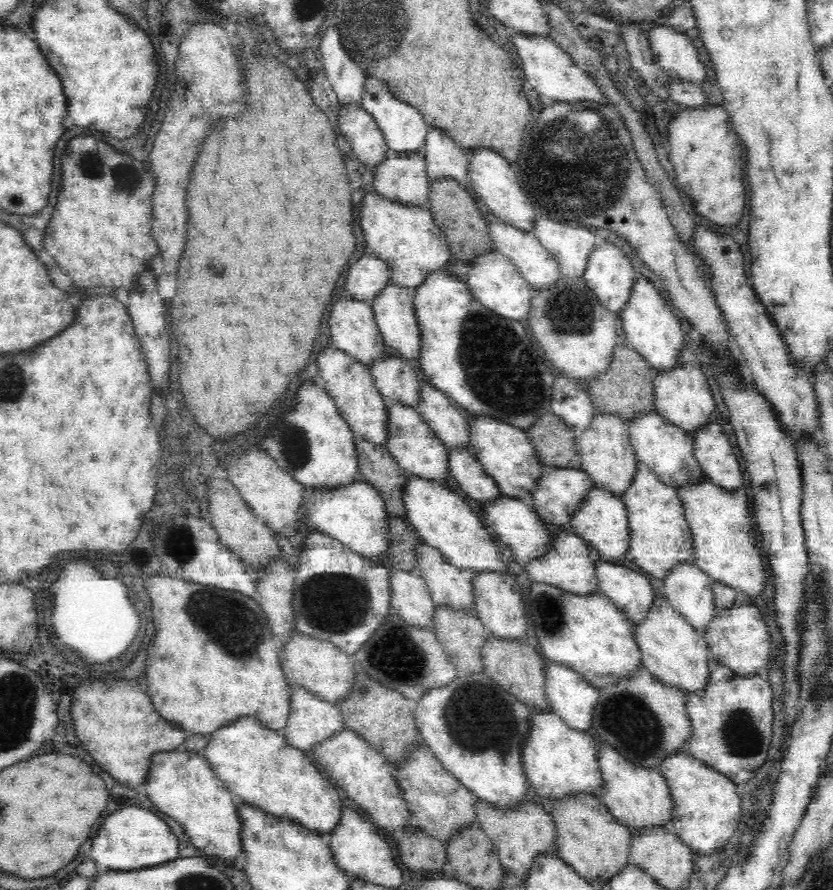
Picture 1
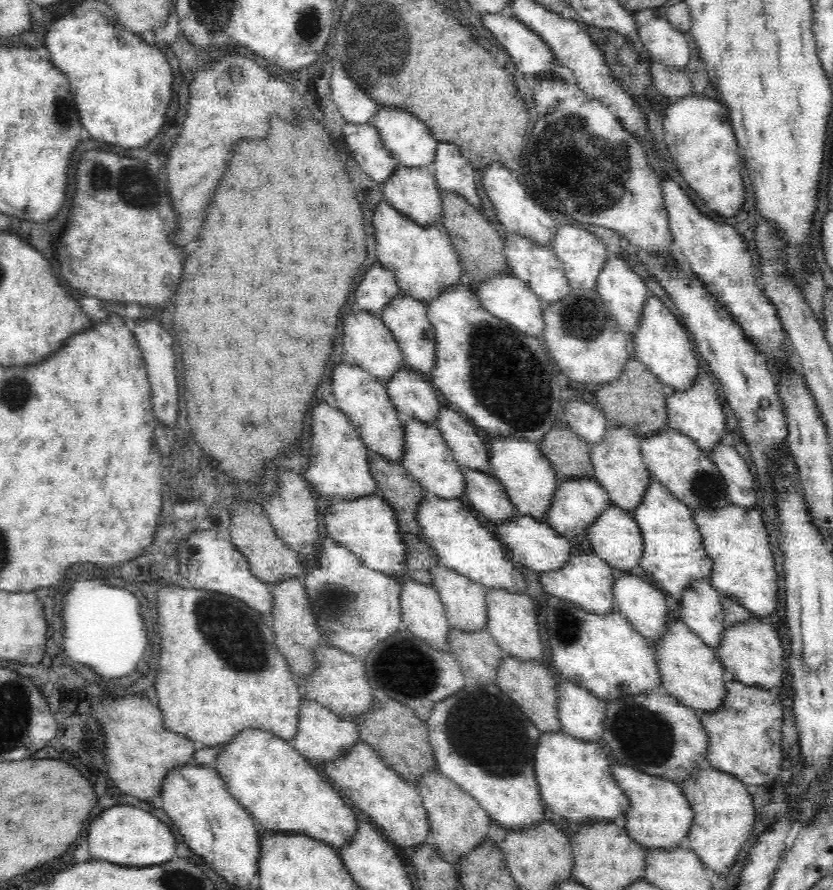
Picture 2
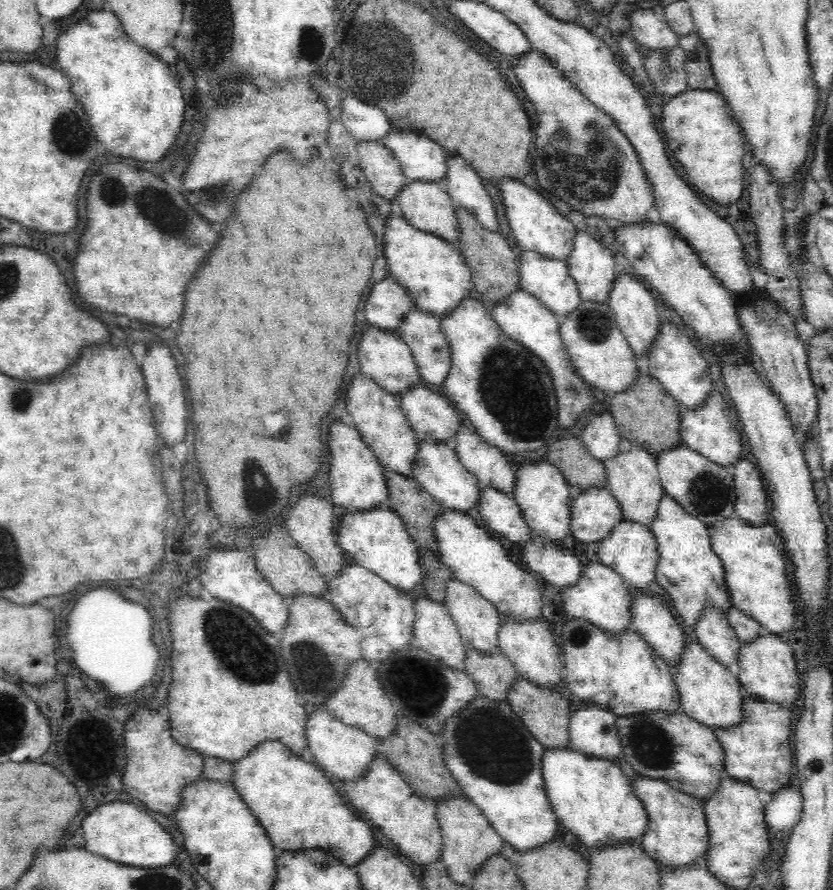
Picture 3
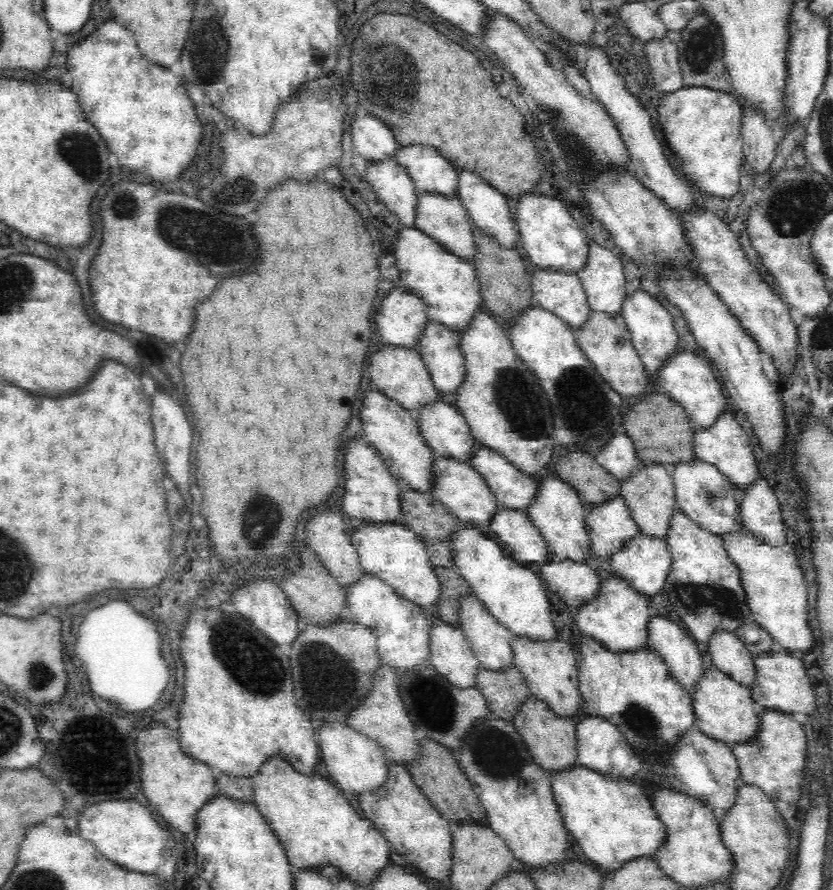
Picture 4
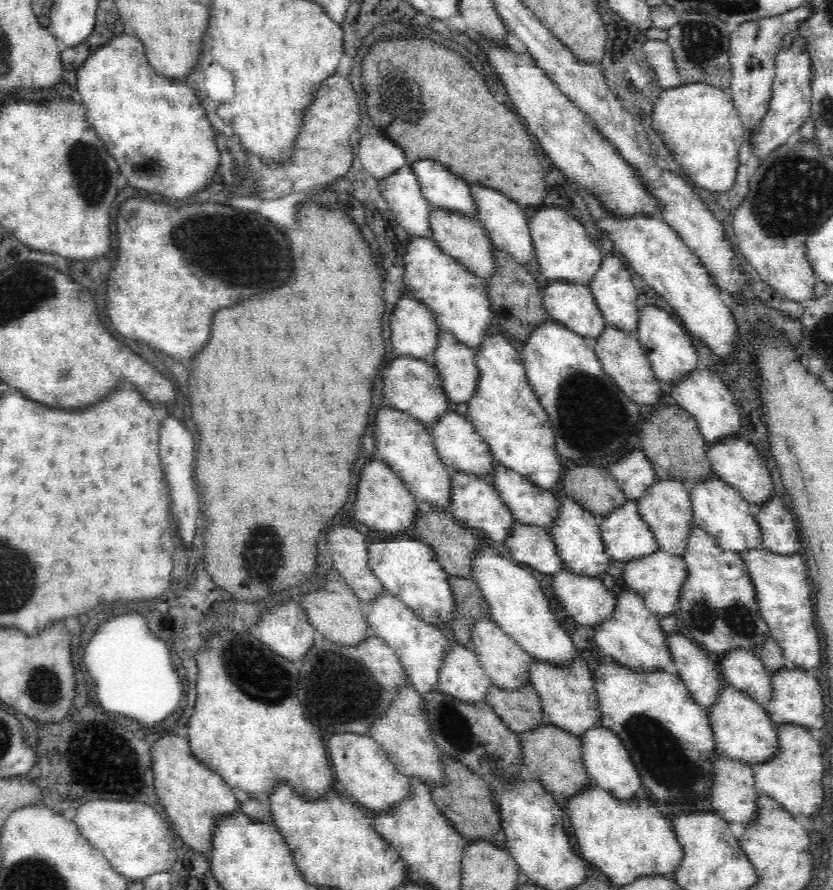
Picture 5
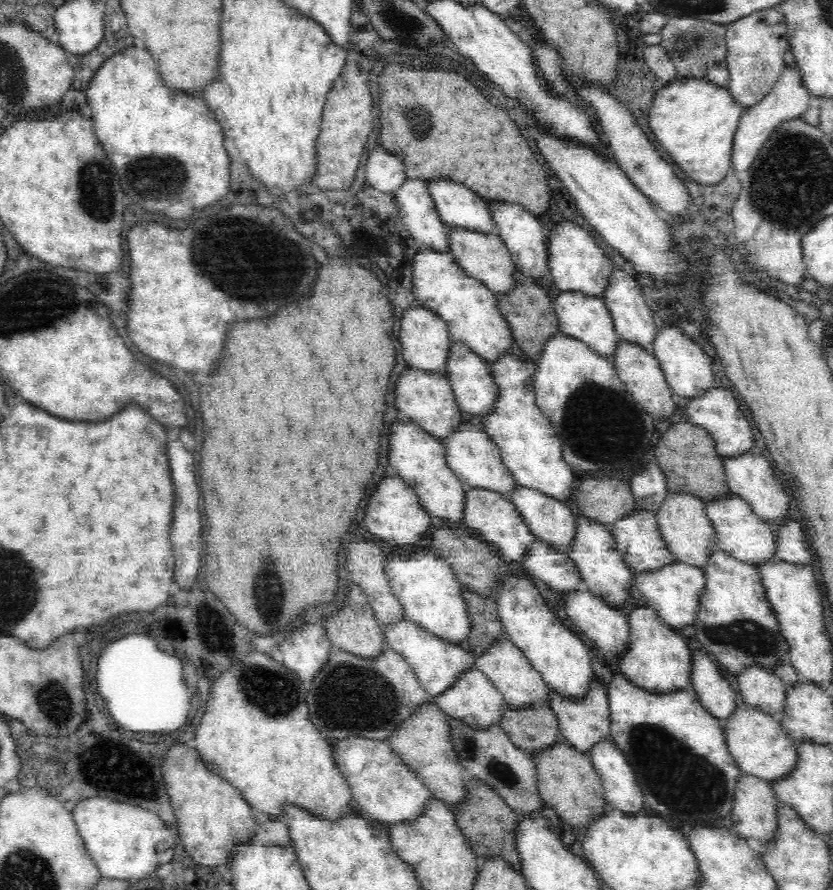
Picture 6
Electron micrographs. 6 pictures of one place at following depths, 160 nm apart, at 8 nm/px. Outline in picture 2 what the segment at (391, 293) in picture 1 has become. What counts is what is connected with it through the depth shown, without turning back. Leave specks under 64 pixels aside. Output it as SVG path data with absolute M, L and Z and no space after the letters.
M397 295L392 297L381 308L380 317L390 331L391 337L398 345L403 361L407 368L420 372L427 376L434 364L434 331L430 321L426 316L426 305L423 301L414 299L414 297L406 297Z

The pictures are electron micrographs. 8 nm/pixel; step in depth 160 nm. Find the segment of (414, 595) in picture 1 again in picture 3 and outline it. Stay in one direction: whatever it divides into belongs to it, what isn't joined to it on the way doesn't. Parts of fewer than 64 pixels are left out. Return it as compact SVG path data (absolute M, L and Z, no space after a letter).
M430 597L413 601L412 645L426 649L444 665L463 669L465 650L445 604Z

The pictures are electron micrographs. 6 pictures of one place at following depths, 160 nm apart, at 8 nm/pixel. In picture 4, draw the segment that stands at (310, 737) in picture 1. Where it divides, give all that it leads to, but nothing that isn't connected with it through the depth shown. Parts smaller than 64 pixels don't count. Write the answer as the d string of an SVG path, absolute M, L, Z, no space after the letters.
M326 722L315 729L319 756L324 756L321 765L330 780L341 790L348 790L353 794L371 791L378 788L385 779L387 758L385 751L374 740L364 733L359 733L350 725L342 722Z

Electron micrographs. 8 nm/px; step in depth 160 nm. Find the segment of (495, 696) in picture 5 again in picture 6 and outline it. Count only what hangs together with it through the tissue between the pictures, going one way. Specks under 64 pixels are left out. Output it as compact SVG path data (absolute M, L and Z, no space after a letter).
M549 701L527 707L512 707L504 702L499 725L515 745L528 753L541 751L562 739Z

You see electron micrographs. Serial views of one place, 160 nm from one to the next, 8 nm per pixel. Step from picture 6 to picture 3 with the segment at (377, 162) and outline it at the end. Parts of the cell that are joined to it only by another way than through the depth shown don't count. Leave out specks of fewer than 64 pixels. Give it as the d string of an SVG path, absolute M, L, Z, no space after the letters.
M342 92L340 112L343 125L356 140L381 140L391 124L376 105L359 100L352 92Z

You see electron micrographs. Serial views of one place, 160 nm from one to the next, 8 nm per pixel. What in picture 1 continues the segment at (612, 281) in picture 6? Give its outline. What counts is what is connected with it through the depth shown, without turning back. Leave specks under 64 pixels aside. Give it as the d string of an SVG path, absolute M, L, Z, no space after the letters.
M535 215L531 222L531 230L536 235L536 239L538 239L540 245L542 245L550 254L555 256L555 259L559 264L559 274L564 277L582 276L587 256L599 241L595 231L587 226L562 224L538 215Z

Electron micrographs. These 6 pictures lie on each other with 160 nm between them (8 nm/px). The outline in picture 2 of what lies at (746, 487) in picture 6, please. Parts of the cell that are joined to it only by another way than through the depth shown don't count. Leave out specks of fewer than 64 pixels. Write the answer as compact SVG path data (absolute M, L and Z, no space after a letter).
M698 371L687 389L671 389L665 398L665 411L669 428L686 434L701 451L710 452L718 442L729 439L722 405L718 399L718 389L704 372Z

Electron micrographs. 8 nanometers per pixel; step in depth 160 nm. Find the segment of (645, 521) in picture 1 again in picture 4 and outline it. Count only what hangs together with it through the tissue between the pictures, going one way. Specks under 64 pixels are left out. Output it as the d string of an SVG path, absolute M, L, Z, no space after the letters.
M676 508L667 522L663 539L671 554L670 570L666 574L663 590L668 592L673 608L696 642L707 644L712 631L726 629L734 632L744 622L753 620L747 610L738 568L728 558L720 536L703 529Z

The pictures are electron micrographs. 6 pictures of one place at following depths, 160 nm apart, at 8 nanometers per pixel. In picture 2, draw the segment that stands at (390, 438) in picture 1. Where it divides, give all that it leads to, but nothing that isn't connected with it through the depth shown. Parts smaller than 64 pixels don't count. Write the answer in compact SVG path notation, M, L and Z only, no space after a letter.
M414 417L402 419L402 425L404 428L404 454L400 464L404 471L418 481L426 492L445 498L445 500L459 499L466 492L463 474L438 428L432 423L416 420Z

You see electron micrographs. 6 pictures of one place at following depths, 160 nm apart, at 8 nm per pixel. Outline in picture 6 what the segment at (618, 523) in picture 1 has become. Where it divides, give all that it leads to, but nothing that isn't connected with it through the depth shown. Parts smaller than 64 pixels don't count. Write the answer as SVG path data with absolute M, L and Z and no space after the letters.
M672 561L660 565L658 570L652 572L642 572L634 575L633 586L642 594L645 606L655 610L657 618L672 629L685 628L691 626L697 609L698 595L703 589L704 574L701 568L683 563L682 561Z

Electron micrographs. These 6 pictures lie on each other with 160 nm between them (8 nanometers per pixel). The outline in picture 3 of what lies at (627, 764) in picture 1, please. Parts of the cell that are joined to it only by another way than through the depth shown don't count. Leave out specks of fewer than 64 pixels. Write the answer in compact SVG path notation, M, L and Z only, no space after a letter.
M636 776L632 782L629 782L629 785L647 814L645 829L637 843L648 853L648 856L663 865L683 865L692 861L702 861L705 856L703 852L707 845L707 826L701 801L680 791L680 789L675 789L672 785L667 785L663 780L656 780L652 777Z

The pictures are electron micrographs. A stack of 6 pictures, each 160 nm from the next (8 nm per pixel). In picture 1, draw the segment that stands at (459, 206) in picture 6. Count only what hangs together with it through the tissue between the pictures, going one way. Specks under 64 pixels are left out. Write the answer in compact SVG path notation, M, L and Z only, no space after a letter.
M366 76L363 80L363 89L364 94L362 94L360 105L376 121L378 128L384 135L387 148L396 152L415 151L422 148L428 125L419 110L405 101L397 100L388 88L388 83L380 77Z

